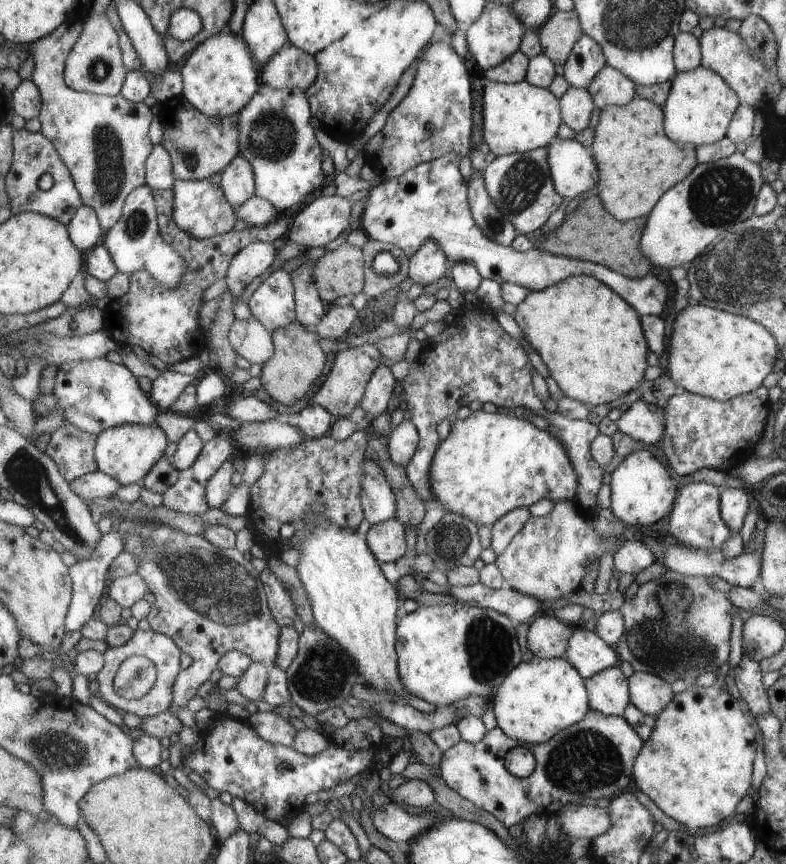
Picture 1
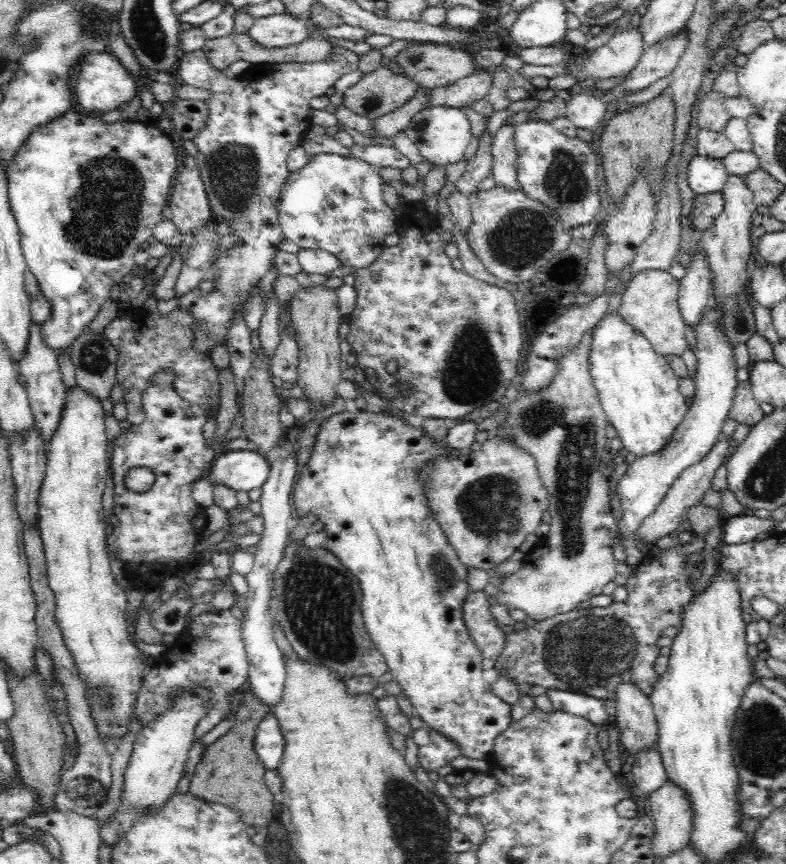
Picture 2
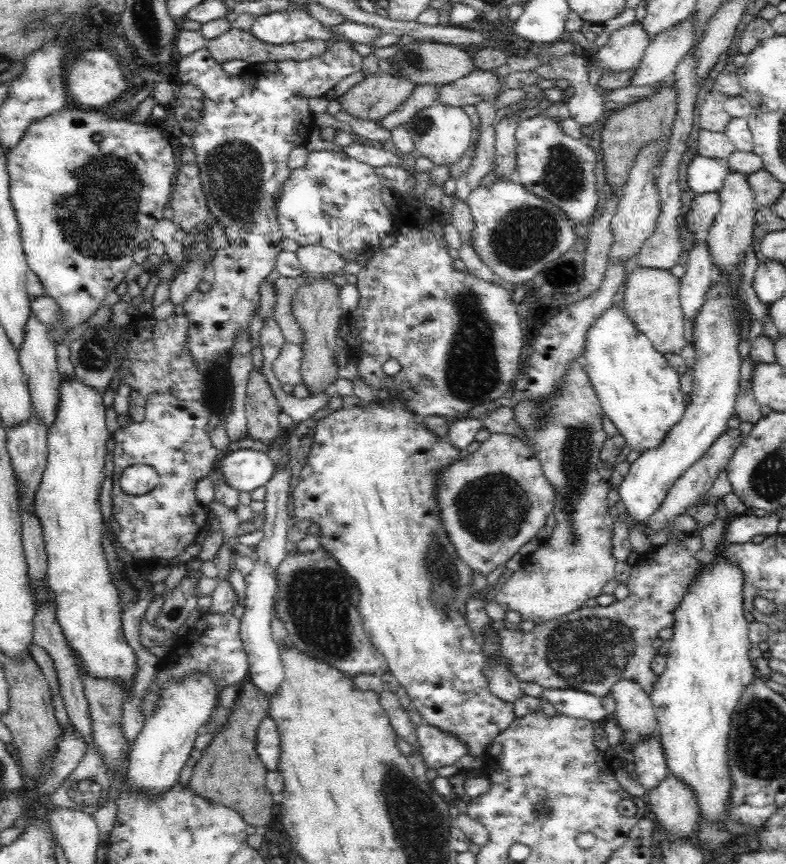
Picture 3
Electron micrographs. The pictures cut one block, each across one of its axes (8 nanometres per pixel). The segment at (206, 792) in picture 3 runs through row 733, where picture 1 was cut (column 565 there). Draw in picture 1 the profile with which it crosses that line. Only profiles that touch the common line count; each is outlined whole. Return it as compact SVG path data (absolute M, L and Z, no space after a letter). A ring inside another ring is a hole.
M594 195L586 197L573 212L566 214L562 224L553 233L542 234L538 230L535 234L530 235L530 238L538 250L606 265L606 268L614 269L627 277L643 277L648 275L653 268L650 259L642 254L640 247L648 220L649 215L629 221L616 220L606 210L600 197Z

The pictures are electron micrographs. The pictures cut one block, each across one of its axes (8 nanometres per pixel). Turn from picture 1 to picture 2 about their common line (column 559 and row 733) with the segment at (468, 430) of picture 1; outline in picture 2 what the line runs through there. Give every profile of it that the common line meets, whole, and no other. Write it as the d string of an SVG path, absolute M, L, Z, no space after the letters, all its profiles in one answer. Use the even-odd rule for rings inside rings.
M348 408L342 412L330 416L320 425L320 431L316 436L316 444L313 446L312 454L308 463L304 466L299 475L298 482L293 489L292 500L296 505L296 510L300 518L308 514L315 514L317 520L324 525L327 540L326 547L340 559L340 562L346 566L356 579L359 580L360 589L362 589L362 604L360 612L364 616L364 628L368 637L376 645L376 648L386 659L388 670L393 675L393 680L398 682L402 691L412 703L414 713L424 721L432 731L439 732L445 739L456 744L461 756L472 758L474 760L489 760L492 750L495 748L495 741L499 734L506 731L512 724L513 706L504 703L492 691L491 685L483 678L483 658L481 652L477 649L469 635L468 629L464 624L463 611L461 610L465 596L470 592L467 583L467 566L459 561L459 556L455 548L448 542L447 536L441 529L441 526L435 521L434 515L427 507L426 489L424 489L421 480L417 477L422 467L429 463L434 457L440 455L452 455L452 457L465 455L470 452L469 448L456 450L450 448L447 443L441 441L438 443L429 436L424 435L421 427L413 427L404 420L404 412L396 411L397 415L389 412L371 412L360 410L358 408Z

